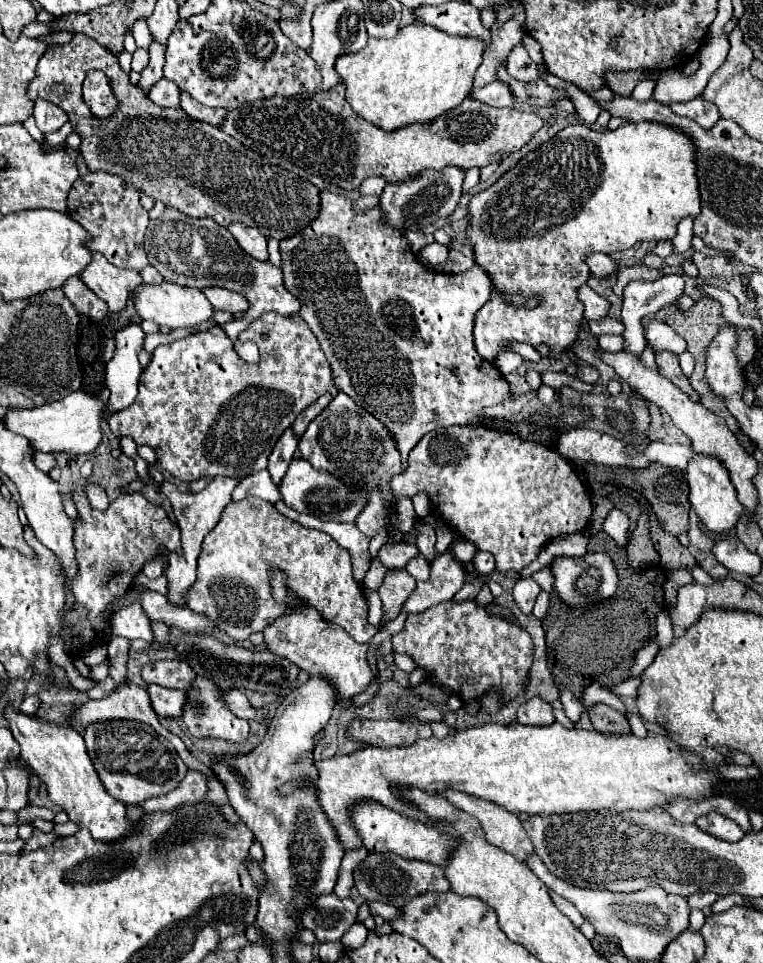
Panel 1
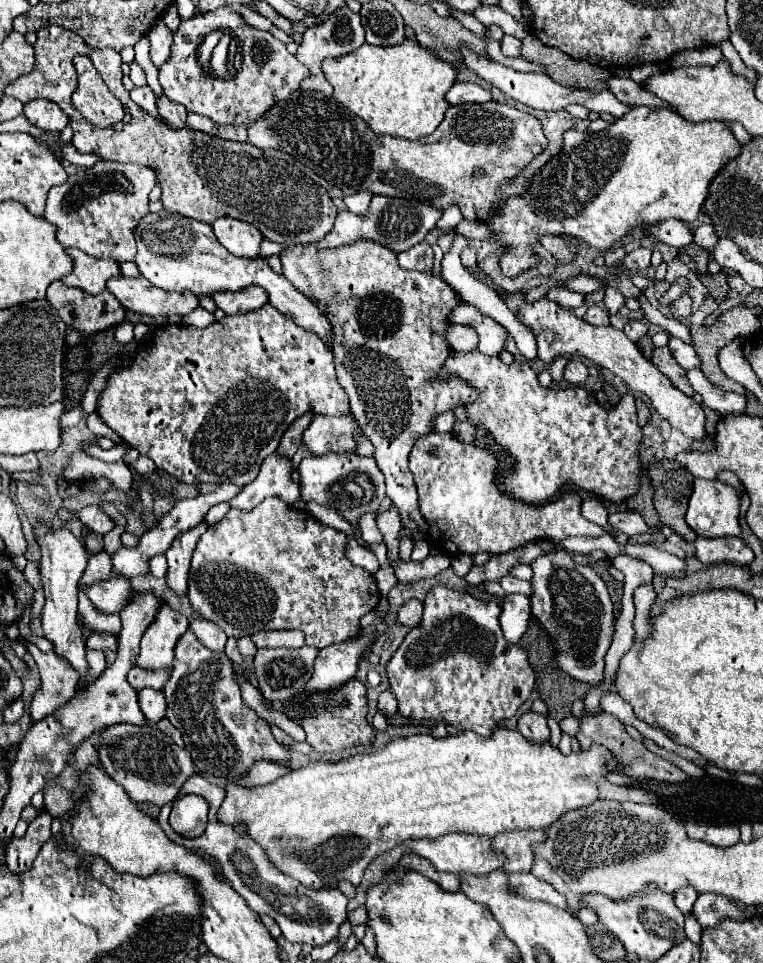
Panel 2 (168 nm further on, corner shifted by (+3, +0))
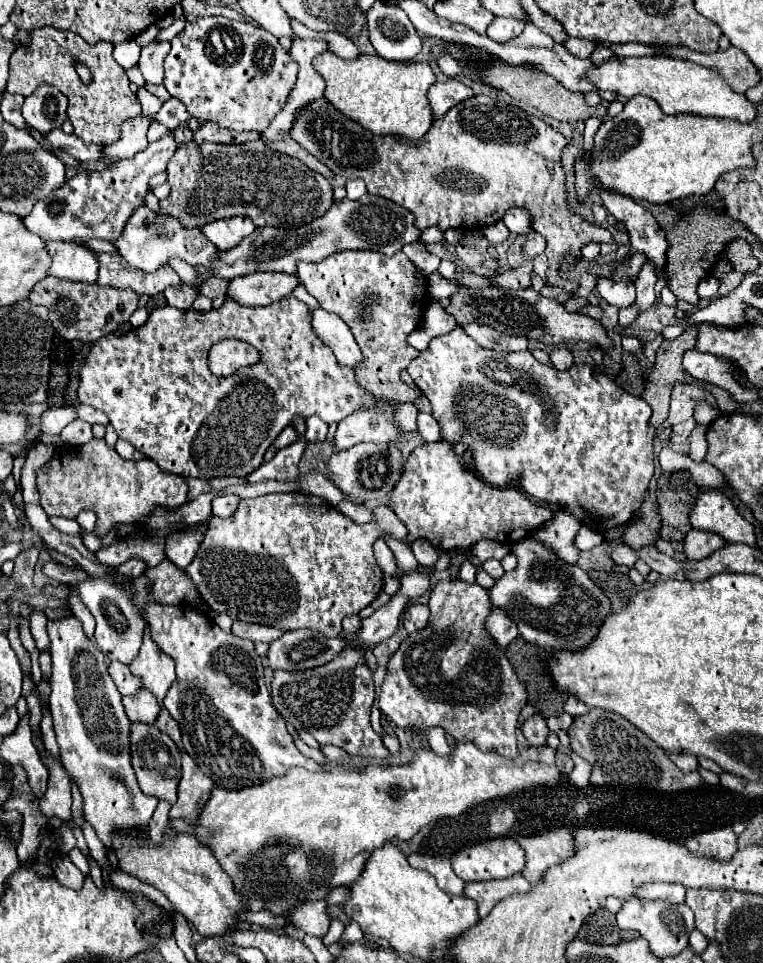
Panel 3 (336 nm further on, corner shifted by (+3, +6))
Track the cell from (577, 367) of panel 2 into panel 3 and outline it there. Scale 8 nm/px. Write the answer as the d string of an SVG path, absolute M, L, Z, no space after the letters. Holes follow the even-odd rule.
M556 348L550 352L550 362L556 370L568 370L574 364L574 358L566 348Z

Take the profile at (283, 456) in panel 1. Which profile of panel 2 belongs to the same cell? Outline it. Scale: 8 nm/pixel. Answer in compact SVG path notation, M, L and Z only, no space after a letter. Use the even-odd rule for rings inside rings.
M274 452L264 460L256 482L244 486L240 494L230 500L230 506L240 510L252 510L268 496L276 496L286 504L300 500L300 486L292 480L292 468L294 466L288 456Z

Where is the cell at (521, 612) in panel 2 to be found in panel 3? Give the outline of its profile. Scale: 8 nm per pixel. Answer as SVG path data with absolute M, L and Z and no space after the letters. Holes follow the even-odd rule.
M490 612L490 616L486 618L486 634L500 648L506 648L518 636L518 628L516 628L516 622L504 616L504 612Z

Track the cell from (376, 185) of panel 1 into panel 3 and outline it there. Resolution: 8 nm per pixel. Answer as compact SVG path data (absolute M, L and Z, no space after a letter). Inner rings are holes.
M356 178L356 180L350 180L350 182L346 182L346 190L348 190L348 198L350 198L350 200L358 200L362 194L366 194L364 180Z

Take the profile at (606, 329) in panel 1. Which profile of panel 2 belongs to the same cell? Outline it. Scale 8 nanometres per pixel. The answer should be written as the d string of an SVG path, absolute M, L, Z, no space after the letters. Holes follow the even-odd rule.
M590 306L588 312L584 314L584 320L588 320L588 324L594 324L594 326L610 326L610 316L600 306Z

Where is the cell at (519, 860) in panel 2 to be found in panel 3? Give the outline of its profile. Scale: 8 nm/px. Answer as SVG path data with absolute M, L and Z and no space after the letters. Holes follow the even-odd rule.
M556 828L538 836L516 836L516 842L526 850L526 868L522 876L532 884L544 880L548 868L558 866L576 854L572 838L574 834L568 828Z

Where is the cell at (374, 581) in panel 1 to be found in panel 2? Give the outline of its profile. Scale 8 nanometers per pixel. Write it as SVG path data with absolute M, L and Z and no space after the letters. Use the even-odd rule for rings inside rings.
M324 454L324 456L308 456L298 466L300 474L300 498L302 502L316 502L320 506L334 508L344 520L348 520L360 538L358 518L374 512L384 492L384 476L376 466L374 458L364 456L348 456L348 454Z

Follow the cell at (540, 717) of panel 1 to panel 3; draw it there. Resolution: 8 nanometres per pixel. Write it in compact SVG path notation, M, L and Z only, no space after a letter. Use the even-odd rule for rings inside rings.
M540 714L530 716L524 724L522 724L522 734L528 740L530 746L544 746L546 738L548 738L548 726L546 720Z

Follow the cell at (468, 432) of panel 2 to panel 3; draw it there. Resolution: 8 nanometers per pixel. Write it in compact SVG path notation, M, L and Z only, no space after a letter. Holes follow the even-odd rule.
M420 412L418 414L418 434L426 440L426 442L438 442L440 440L440 426L438 422L432 418L430 412Z

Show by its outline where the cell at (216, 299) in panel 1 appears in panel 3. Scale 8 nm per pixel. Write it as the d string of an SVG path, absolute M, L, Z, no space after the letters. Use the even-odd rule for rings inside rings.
M256 272L230 282L228 296L244 306L268 306L300 284L298 276L284 272Z

